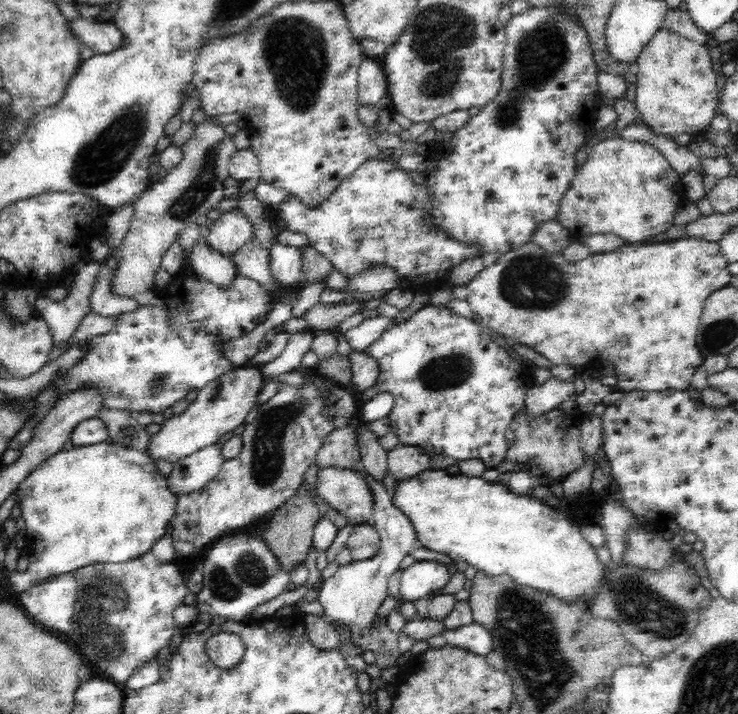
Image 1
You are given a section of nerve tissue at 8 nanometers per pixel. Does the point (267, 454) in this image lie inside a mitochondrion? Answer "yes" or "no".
yes

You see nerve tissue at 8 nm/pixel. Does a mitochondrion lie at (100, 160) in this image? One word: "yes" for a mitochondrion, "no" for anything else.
yes

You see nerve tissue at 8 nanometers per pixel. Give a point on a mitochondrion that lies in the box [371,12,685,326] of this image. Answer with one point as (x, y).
(542, 51)

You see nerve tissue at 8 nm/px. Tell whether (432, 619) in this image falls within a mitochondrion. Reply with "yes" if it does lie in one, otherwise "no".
no

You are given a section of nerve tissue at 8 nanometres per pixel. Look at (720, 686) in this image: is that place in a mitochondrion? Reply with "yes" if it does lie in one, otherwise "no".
yes

